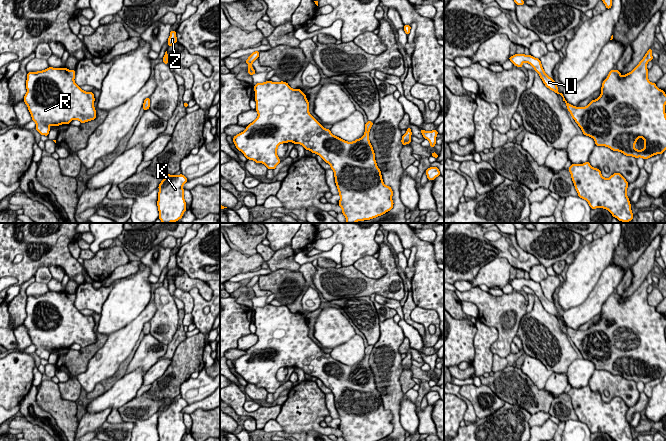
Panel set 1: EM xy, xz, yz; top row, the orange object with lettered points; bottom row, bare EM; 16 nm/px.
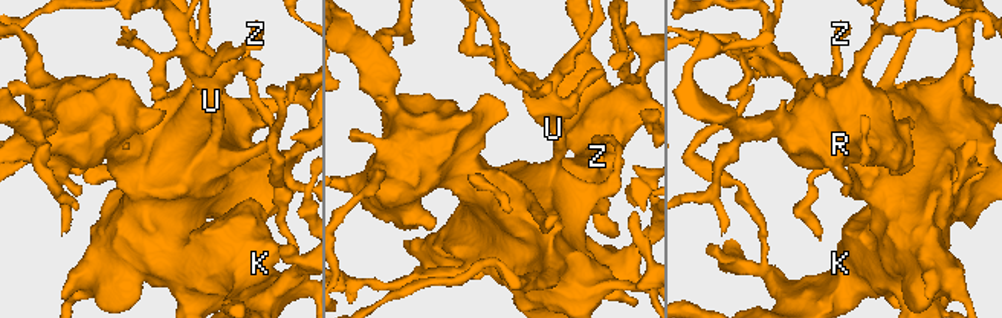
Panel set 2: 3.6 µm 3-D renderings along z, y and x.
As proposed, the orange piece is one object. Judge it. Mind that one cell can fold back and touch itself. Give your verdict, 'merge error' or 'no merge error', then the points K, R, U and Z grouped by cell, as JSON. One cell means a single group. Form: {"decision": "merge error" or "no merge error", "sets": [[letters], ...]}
{"decision": "no merge error", "sets": [["K", "R", "U", "Z"]]}

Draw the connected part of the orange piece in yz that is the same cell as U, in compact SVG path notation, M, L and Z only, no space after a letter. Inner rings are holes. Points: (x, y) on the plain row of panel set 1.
M651 272L647 275L639 288L631 296L624 300L622 300L618 294L611 294L607 302L602 307L601 319L596 324L592 324L586 331L576 331L566 325L563 318L558 316L557 308L553 302L549 301L543 294L540 283L531 279L515 278L512 281L509 280L509 284L515 290L520 292L522 292L522 288L524 286L529 287L539 298L545 310L563 321L563 325L566 327L567 333L572 342L581 352L584 359L595 364L596 370L606 370L611 374L619 375L626 380L633 380L636 383L641 381L644 384L654 379L662 378L666 374L666 318L663 314L659 313L655 307L648 304L647 287L653 284ZM639 361L644 363L644 372L641 374L637 374L635 372L635 367Z

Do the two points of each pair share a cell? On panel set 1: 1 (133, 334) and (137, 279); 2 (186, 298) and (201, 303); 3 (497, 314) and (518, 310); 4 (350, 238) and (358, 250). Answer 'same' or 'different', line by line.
1: different
2: different
3: same
4: same

